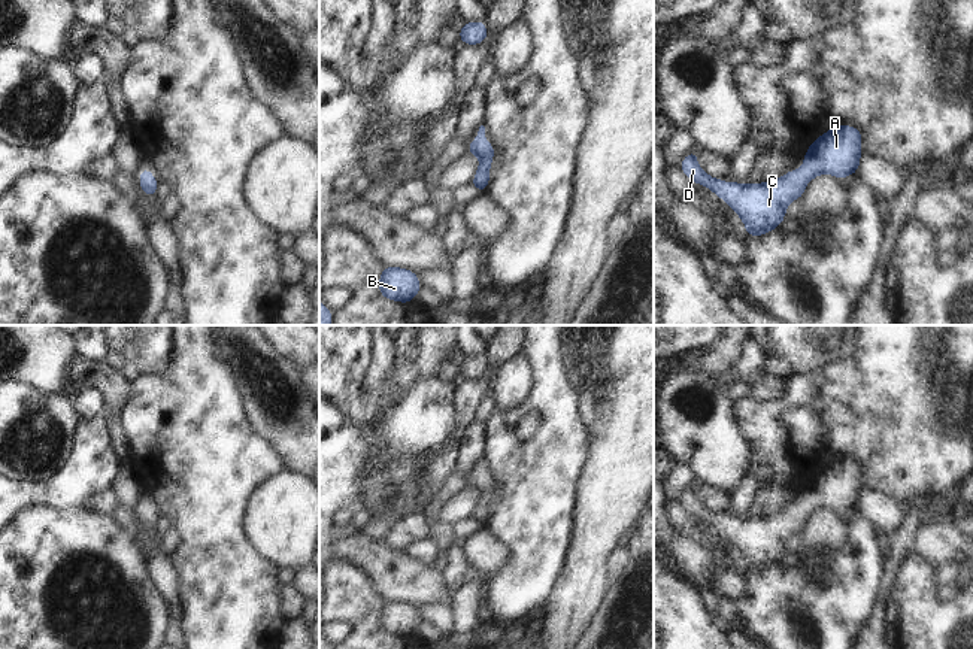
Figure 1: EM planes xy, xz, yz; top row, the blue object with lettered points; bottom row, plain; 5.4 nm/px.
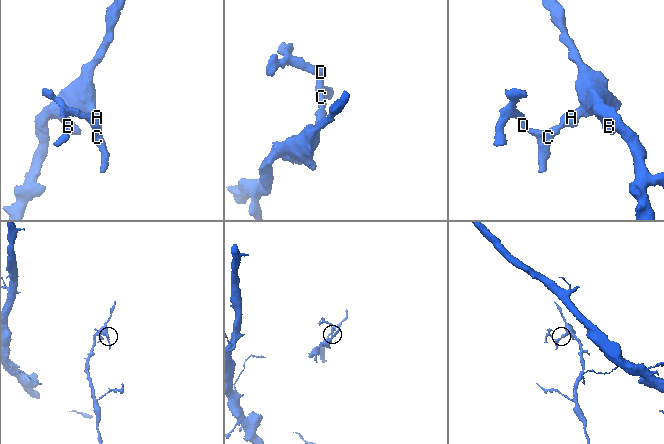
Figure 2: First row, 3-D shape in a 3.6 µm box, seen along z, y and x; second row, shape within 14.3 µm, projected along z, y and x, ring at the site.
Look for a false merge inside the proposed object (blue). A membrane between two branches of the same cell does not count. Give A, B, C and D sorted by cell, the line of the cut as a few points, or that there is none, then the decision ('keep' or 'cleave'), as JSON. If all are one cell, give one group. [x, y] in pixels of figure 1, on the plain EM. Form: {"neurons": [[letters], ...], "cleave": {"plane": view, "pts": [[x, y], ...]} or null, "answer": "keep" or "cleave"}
{"neurons": [["A", "B", "C", "D"]], "cleave": null, "answer": "keep"}

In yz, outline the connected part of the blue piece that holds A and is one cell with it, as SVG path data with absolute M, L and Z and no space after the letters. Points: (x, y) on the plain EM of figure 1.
M834 461L809 480L800 504L791 504L776 515L757 519L727 518L710 512L698 501L697 485L682 494L681 503L692 516L706 519L734 543L746 559L748 571L766 570L780 559L788 537L801 533L806 518L816 509L848 512L857 507L861 494L860 482L858 463Z

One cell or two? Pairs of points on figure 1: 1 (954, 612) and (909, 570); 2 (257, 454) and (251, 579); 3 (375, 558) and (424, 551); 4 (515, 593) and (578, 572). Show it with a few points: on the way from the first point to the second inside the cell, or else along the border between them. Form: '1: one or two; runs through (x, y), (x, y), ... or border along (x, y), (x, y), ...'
1: one; runs through (940, 612), (914, 584)
2: one; runs through (230, 485), (230, 548)
3: two; border along (403, 551), (418, 561), (433, 566)
4: two; border along (572, 545), (566, 570), (542, 607)

